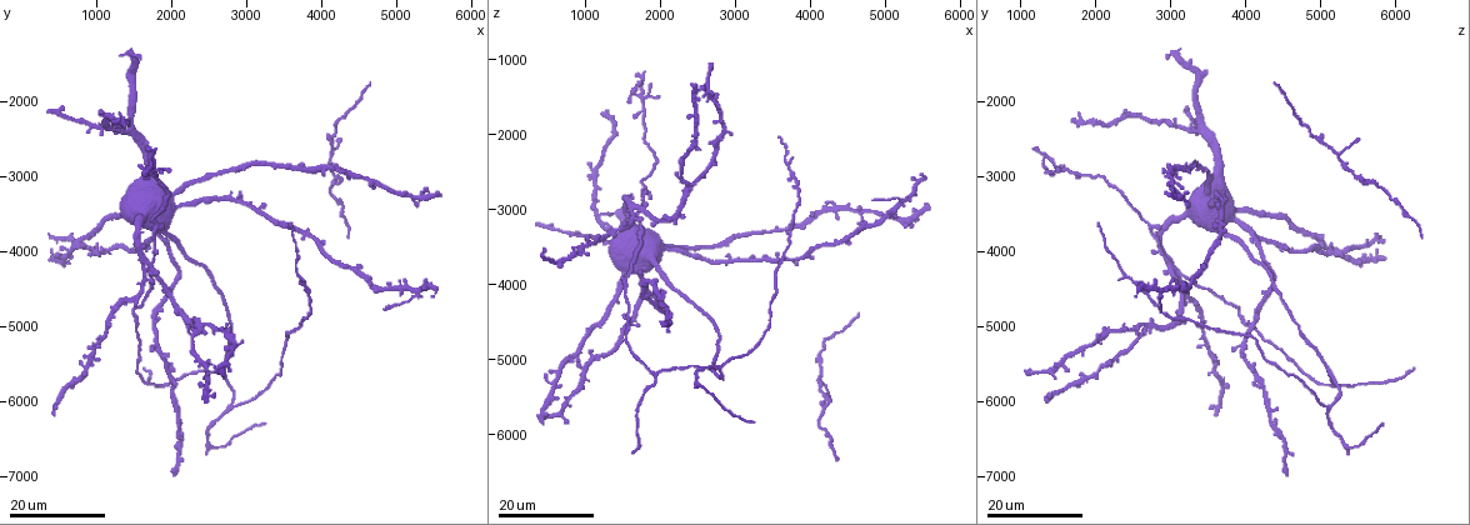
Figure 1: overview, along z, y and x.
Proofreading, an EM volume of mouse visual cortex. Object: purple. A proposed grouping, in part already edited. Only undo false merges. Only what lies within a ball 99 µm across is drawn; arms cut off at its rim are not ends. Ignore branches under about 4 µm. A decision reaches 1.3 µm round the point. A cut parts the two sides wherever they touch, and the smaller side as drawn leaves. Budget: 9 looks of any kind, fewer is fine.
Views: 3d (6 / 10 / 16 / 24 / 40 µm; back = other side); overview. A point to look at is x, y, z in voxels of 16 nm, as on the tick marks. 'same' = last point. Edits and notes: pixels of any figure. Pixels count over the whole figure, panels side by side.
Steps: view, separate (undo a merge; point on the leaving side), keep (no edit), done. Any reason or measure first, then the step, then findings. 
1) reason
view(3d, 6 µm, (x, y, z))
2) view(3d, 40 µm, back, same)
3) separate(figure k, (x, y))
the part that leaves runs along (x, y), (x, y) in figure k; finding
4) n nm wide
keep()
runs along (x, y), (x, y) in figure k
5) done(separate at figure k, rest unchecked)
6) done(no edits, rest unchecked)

four or more arms meet
view(3d, 16 µm, (5250, 4600, 2850))

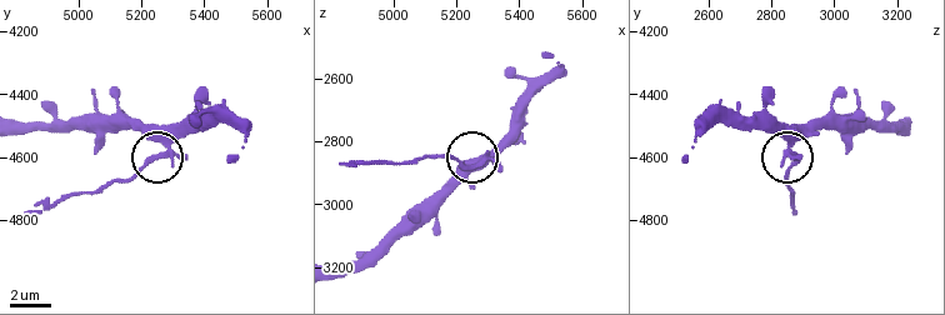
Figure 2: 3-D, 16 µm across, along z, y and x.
view(3d, 10 µm, (5270, 4600, 2880))

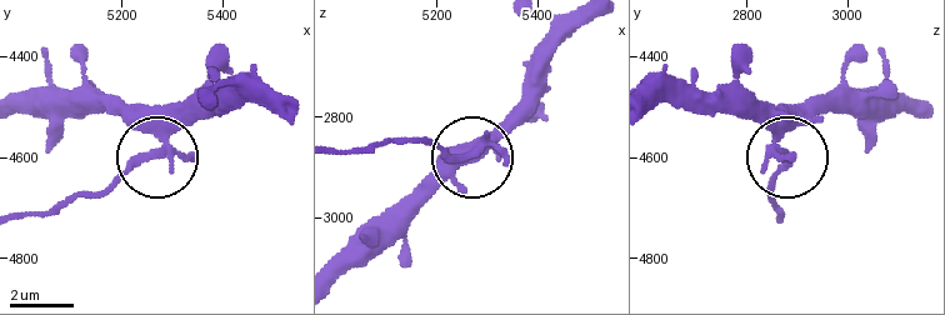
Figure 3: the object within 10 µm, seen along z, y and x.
230 nm wide
separate(figure 3, (126, 173))
two neurons meet here

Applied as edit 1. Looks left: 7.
arms part here
view(3d, 16 µm, (2750, 6050, 5100))

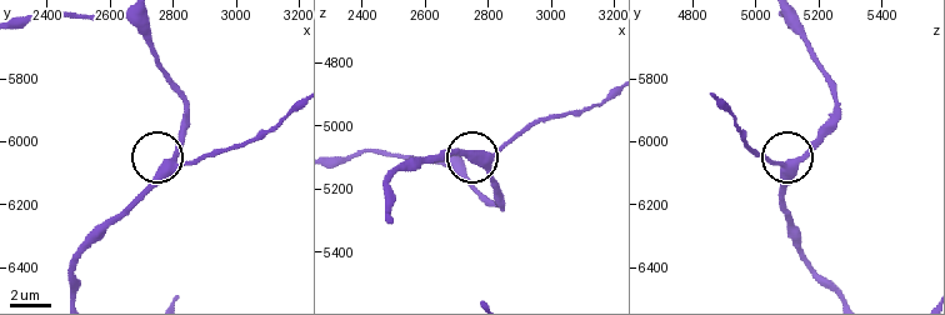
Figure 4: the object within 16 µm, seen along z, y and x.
zoom in
view(3d, 10 µm, (2800, 6090, 5100))

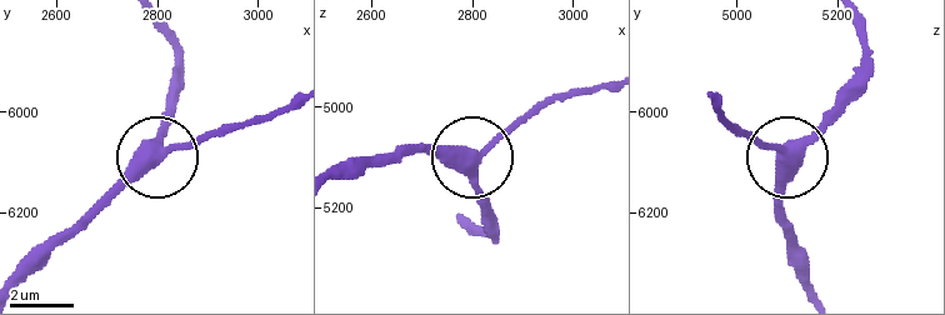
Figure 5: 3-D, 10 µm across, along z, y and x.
400 nm wide
keep()
runs along (159, 25), (173, 58), (169, 114), (148, 163), (86, 224) in figure 5; one neuron here

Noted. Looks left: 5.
branch point
view(3d, 16 µm, (1900, 5800, 5200))

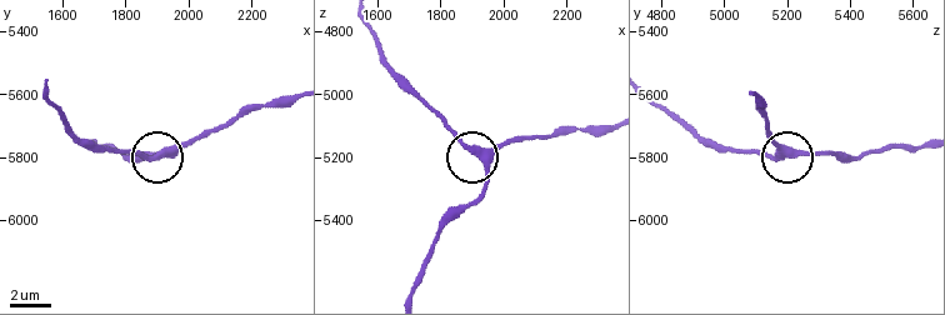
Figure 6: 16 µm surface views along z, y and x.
view(3d, 10 µm, (1940, 5780, 5210))

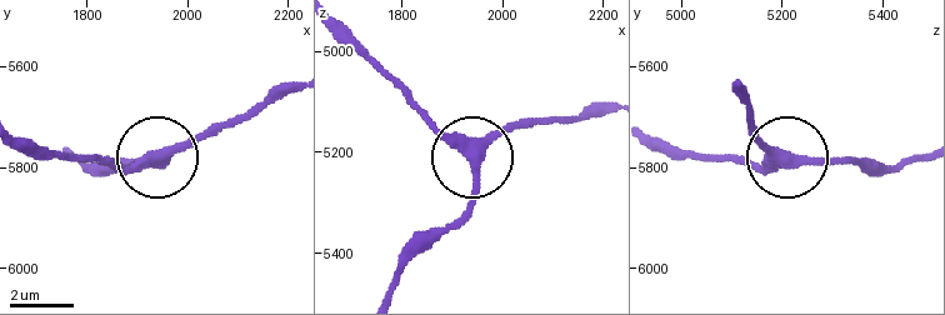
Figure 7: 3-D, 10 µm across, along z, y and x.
340 nm wide
keep()
runs along (606, 109), (534, 116), (485, 141), (464, 226) in figure 7; continuous, no second neuron

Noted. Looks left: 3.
view(3d, 16 µm, (1800, 3700, 2750))

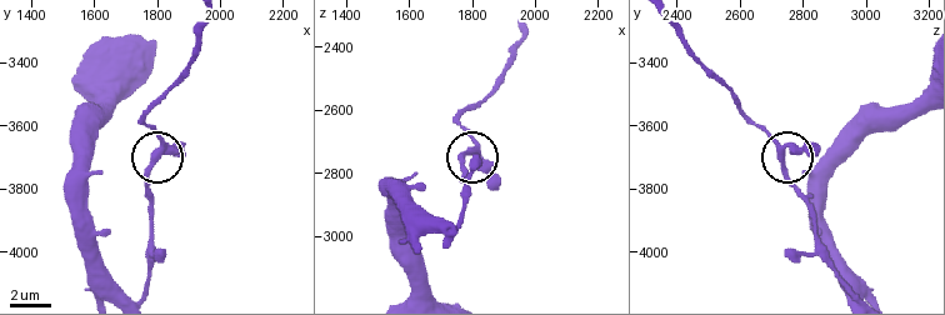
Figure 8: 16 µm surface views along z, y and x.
view(3d, 10 µm, (1810, 3660, 2720))

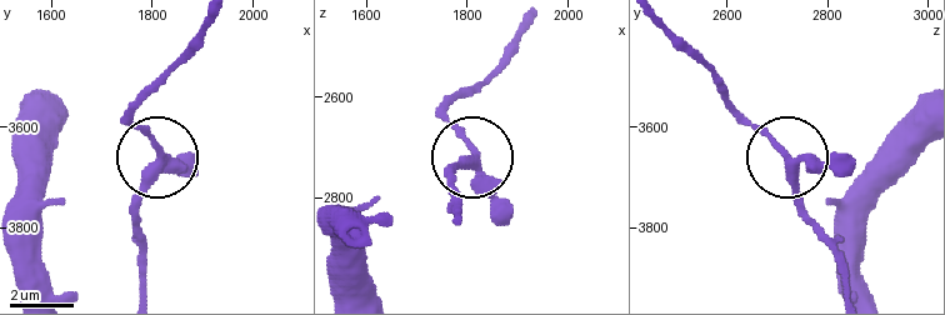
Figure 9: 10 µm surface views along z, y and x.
3 arms
keep()
runs along (454, 224), (454, 170), (468, 146), (446, 100) in figure 9; continuous, no second neuron

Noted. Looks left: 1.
done(separate at figure 3, rest unchecked)

